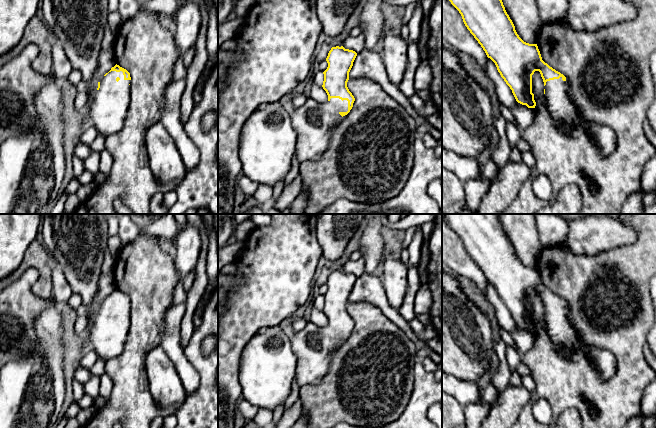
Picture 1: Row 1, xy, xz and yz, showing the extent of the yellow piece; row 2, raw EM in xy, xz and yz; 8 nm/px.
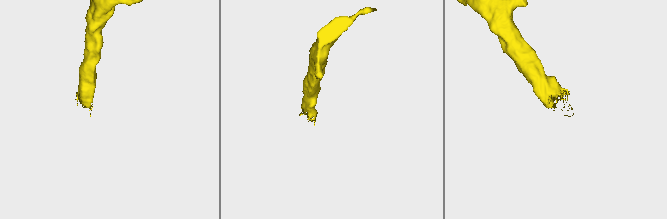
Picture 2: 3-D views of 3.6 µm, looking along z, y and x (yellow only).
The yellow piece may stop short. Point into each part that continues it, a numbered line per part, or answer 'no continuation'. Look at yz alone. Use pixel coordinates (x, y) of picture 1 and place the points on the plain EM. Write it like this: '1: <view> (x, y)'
1: yz (557, 324)

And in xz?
1: xz (315, 346)

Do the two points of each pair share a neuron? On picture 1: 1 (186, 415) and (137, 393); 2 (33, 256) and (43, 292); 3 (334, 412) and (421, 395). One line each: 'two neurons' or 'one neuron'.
1: two neurons
2: one neuron
3: two neurons

